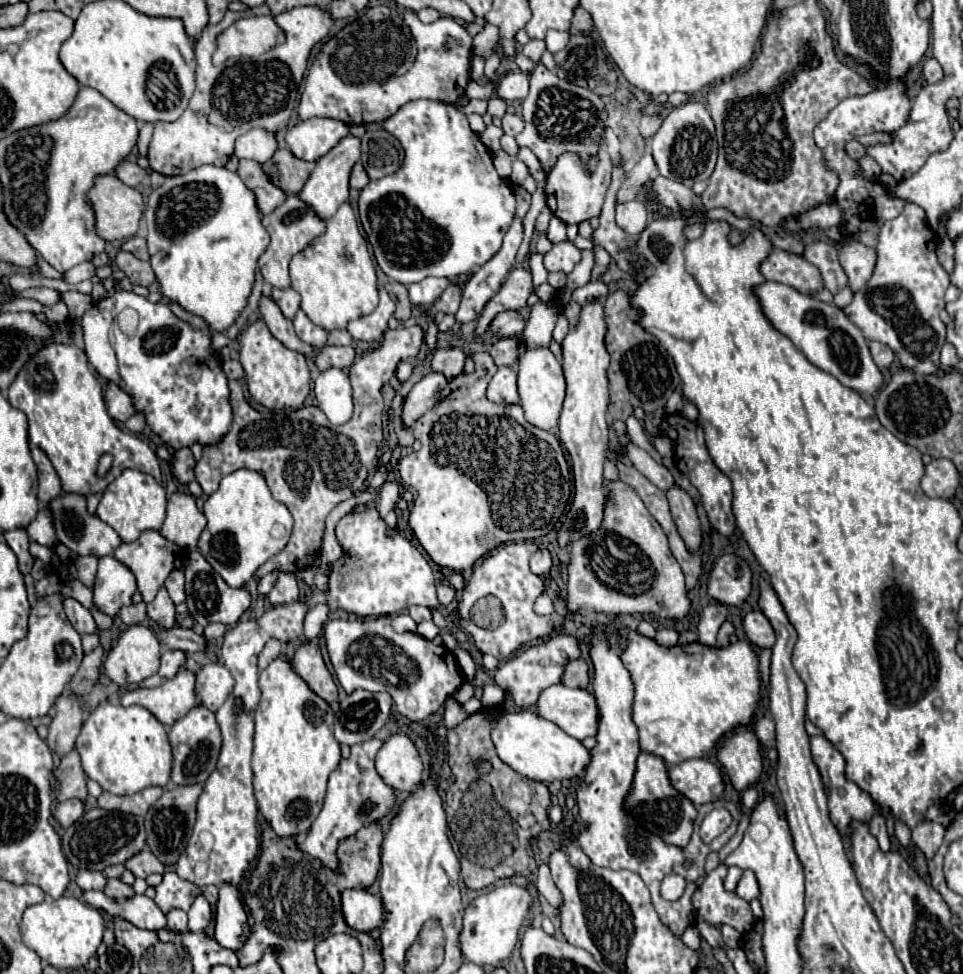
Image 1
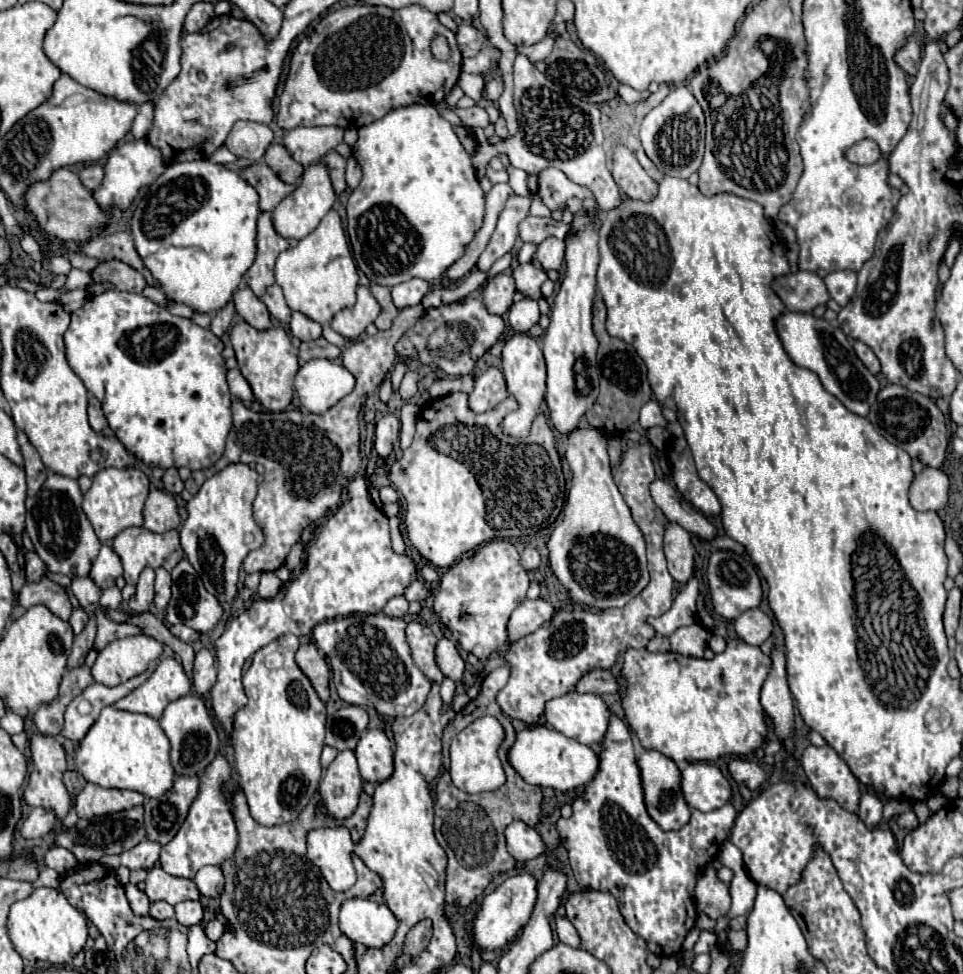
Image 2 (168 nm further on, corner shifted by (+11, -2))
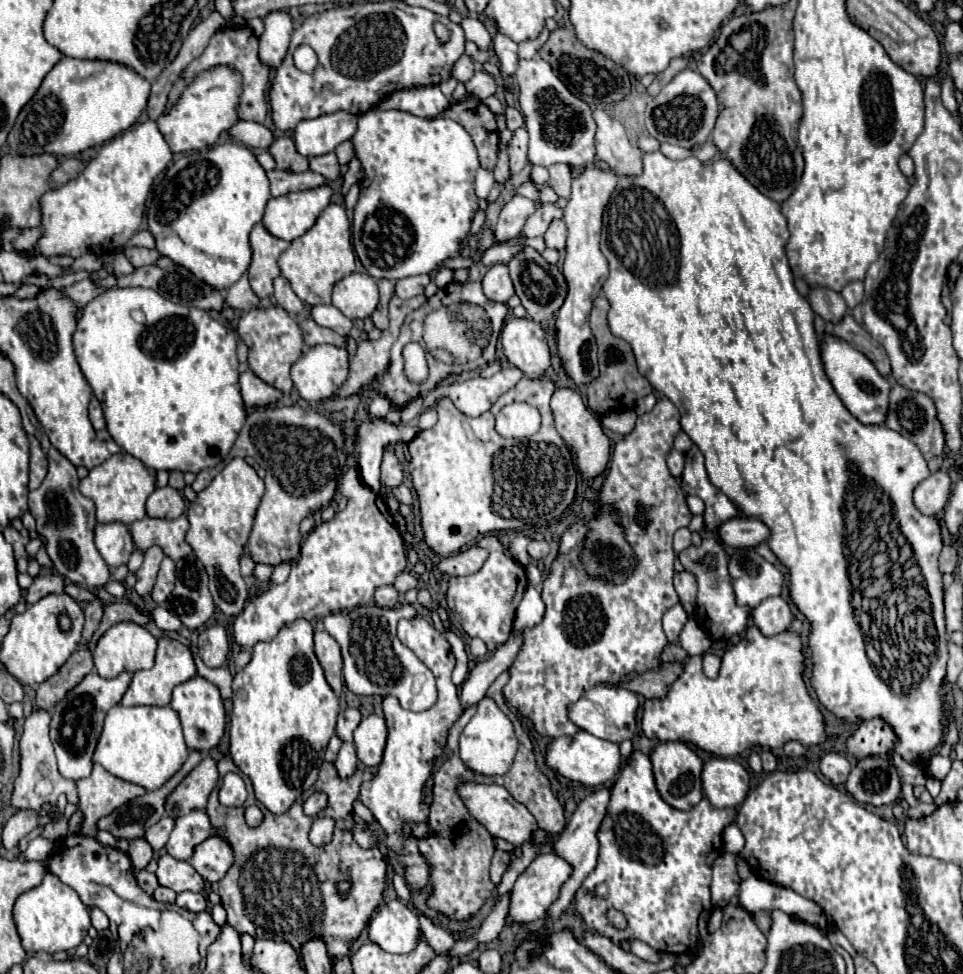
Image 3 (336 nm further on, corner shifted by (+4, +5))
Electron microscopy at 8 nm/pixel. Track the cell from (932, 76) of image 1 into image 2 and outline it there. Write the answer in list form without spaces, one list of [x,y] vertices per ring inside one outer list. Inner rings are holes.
[[[911,37],[911,39],[907,41],[907,45],[905,45],[901,51],[897,51],[895,59],[897,59],[897,65],[899,65],[905,73],[917,75],[919,63],[921,63],[921,49],[919,49],[917,39]]]

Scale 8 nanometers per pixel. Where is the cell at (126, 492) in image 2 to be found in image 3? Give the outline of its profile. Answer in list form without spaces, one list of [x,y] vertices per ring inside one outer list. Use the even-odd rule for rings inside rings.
[[[118,452],[110,456],[104,464],[92,468],[88,476],[80,480],[80,492],[90,500],[94,500],[96,518],[98,522],[104,524],[122,522],[130,526],[132,522],[142,520],[146,516],[144,510],[146,498],[154,492],[154,488],[156,488],[156,474],[144,468],[144,464],[140,464],[140,460],[136,460],[134,456],[128,456],[128,452]]]

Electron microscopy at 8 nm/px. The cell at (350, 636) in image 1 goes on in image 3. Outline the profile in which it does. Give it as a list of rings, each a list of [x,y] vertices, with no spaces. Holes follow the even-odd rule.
[[[404,604],[400,608],[380,608],[380,606],[358,606],[354,610],[348,612],[338,612],[338,614],[330,614],[324,618],[324,628],[330,636],[336,638],[336,642],[342,648],[342,658],[344,658],[344,680],[346,686],[354,692],[354,694],[362,694],[362,696],[388,696],[394,694],[398,696],[400,704],[406,710],[428,710],[434,702],[436,702],[436,686],[434,686],[434,676],[432,672],[416,658],[416,654],[408,648],[404,648],[404,644],[400,644],[398,636],[396,636],[396,624],[402,618],[414,618],[416,610],[410,604]]]

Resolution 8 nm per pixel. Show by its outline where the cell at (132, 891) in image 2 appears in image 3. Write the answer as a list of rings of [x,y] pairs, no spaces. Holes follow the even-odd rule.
[[[140,870],[140,872],[136,872],[136,878],[138,878],[138,884],[140,884],[148,894],[152,894],[152,892],[158,888],[156,874],[152,874],[152,872],[148,872],[148,870]]]

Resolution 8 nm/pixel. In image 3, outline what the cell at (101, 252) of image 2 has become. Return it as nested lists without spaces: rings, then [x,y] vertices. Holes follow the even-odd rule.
[[[126,248],[124,256],[130,260],[130,264],[134,268],[142,268],[142,266],[150,266],[156,264],[160,254],[158,250],[148,250],[148,248]]]

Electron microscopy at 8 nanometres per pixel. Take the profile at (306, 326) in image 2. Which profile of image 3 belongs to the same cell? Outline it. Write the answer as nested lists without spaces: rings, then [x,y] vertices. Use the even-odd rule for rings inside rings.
[[[322,304],[322,306],[314,306],[312,308],[312,318],[316,320],[316,324],[334,330],[340,336],[348,336],[348,332],[354,326],[354,320],[350,320],[348,316],[344,316],[338,308],[334,308],[332,304]]]

